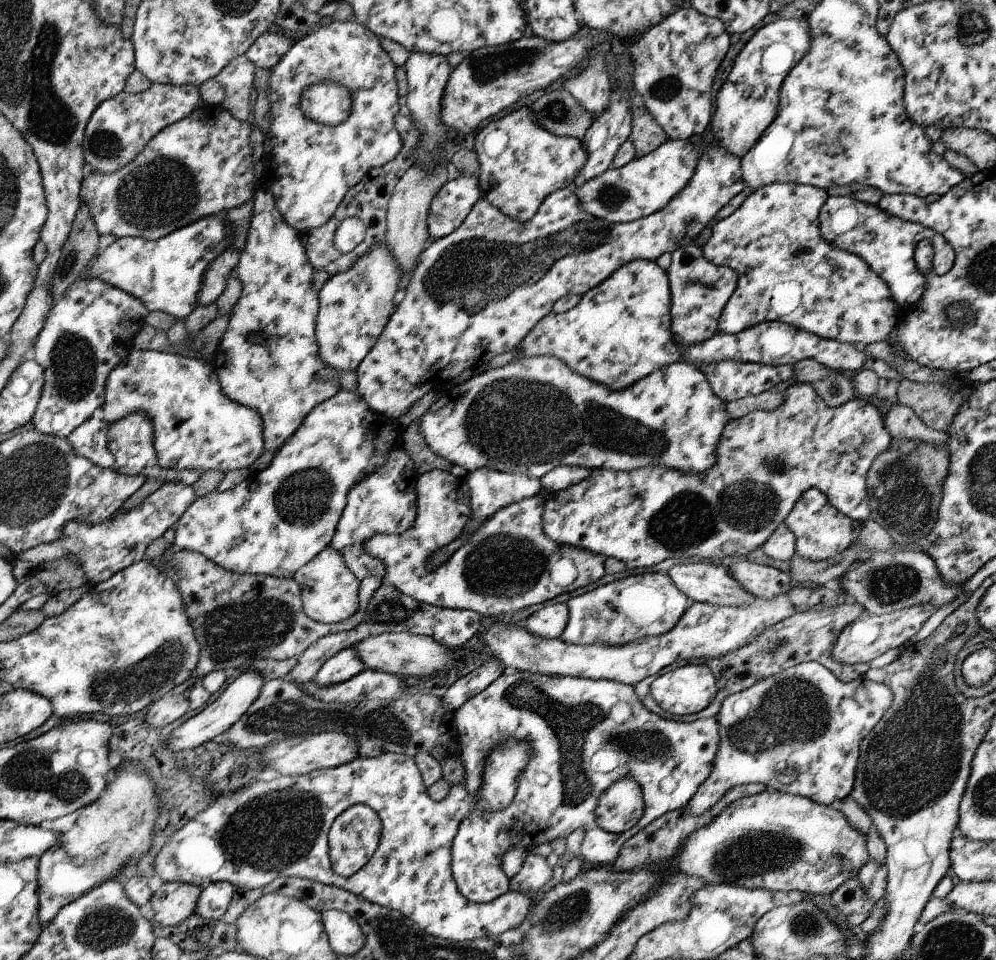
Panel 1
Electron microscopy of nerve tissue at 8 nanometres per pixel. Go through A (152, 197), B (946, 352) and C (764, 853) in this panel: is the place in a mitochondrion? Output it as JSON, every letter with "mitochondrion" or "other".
{"A":"mitochondrion","B":"other","C":"mitochondrion"}

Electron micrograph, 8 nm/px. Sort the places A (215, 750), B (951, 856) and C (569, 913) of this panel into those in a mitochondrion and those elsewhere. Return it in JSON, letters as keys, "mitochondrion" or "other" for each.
{"A":"other","B":"other","C":"mitochondrion"}

